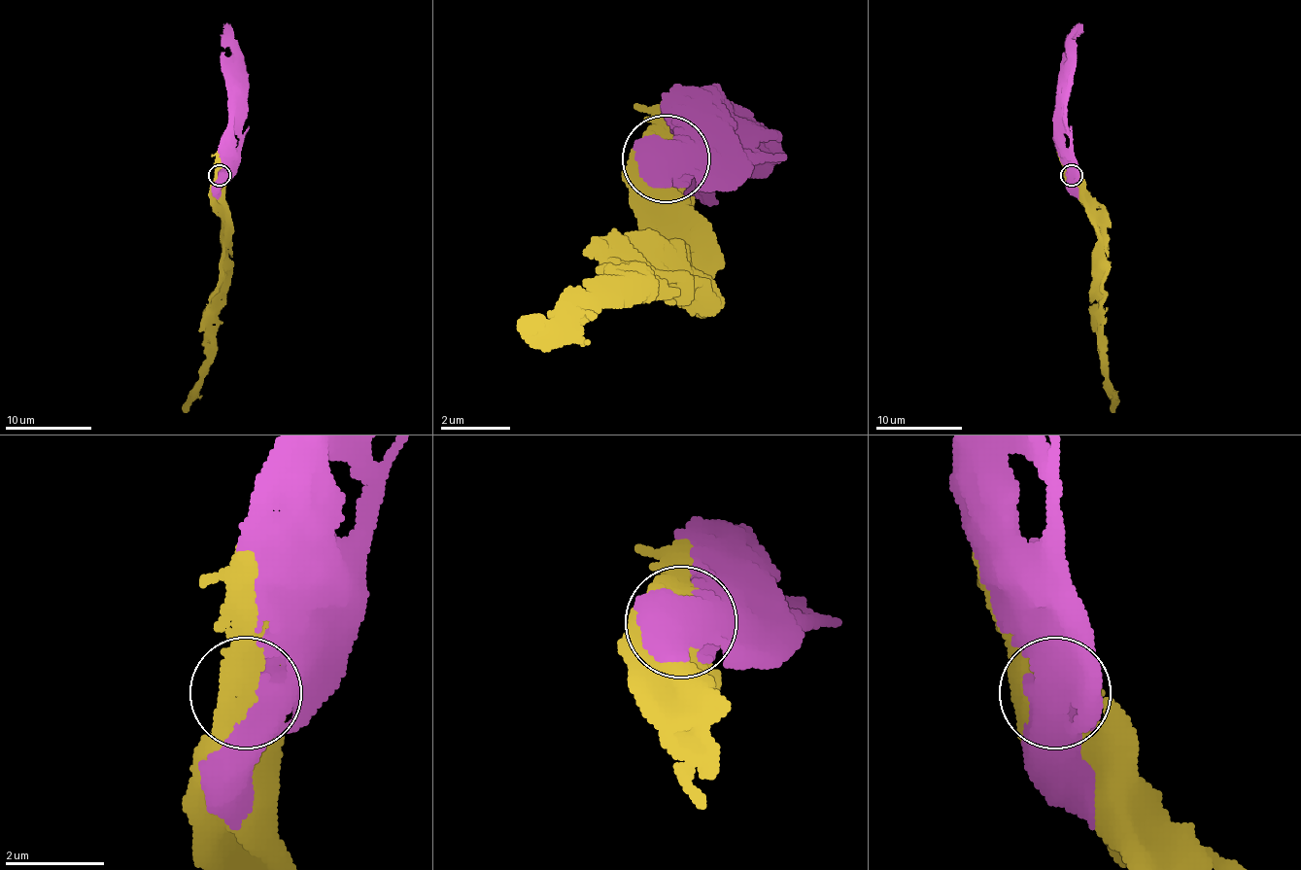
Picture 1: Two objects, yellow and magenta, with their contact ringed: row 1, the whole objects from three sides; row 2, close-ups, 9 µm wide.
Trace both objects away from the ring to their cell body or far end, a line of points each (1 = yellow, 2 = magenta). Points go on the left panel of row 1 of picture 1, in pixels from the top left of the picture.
1: (220, 175), (223, 282), (220, 295), (216, 356), (198, 395), (183, 412)
2: (220, 175), (230, 138), (235, 58), (235, 41), (226, 23)

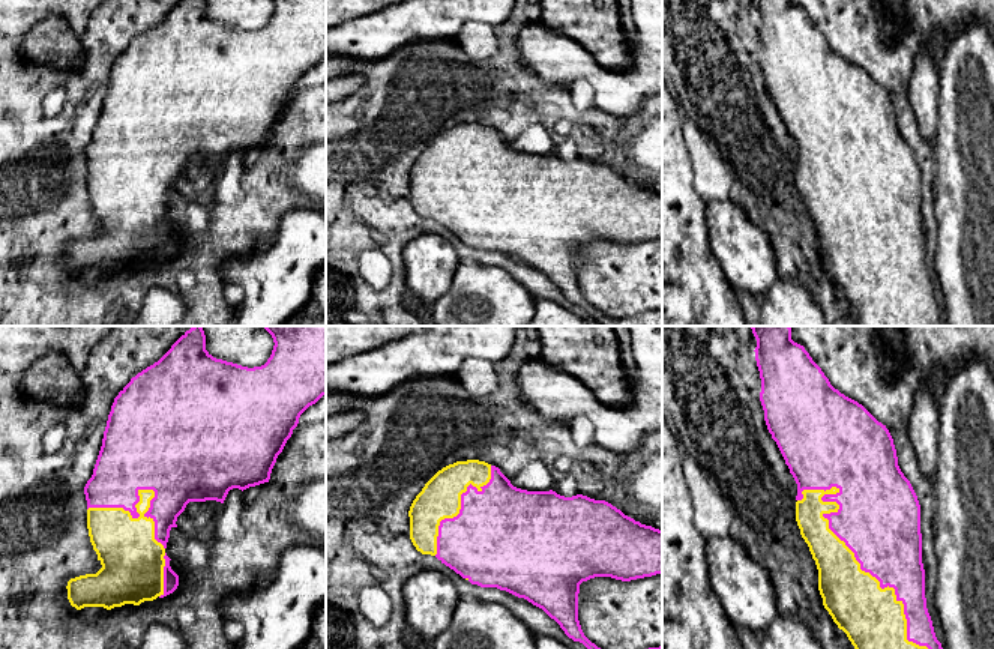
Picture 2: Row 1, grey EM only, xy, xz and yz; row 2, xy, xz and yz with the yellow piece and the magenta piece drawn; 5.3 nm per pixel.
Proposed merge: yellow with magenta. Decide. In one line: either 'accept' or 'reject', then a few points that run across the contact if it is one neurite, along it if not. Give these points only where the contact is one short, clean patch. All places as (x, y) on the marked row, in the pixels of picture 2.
accept

